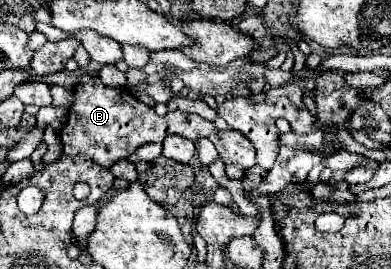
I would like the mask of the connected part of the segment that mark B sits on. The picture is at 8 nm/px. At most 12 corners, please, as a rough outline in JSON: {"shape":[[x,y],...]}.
{"shape":[[82,76],[60,130],[66,156],[108,168],[168,134],[208,138],[222,162],[256,164],[236,130],[158,116],[126,88]]}

